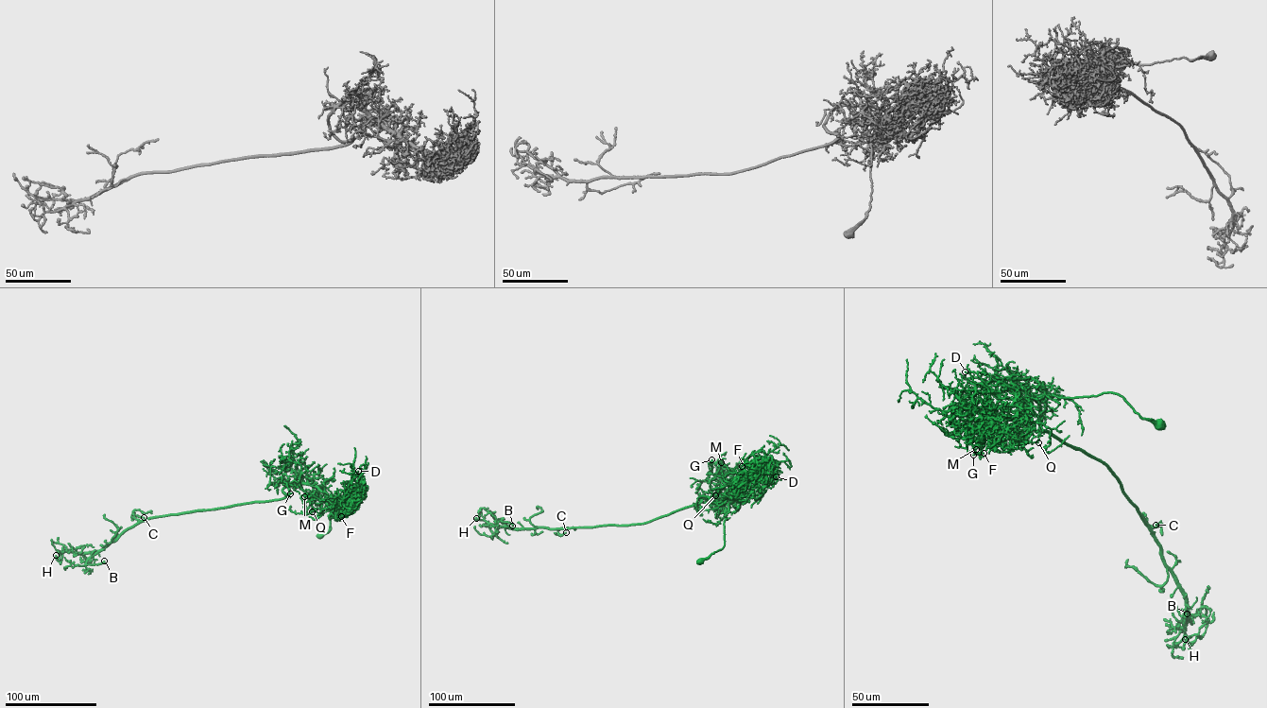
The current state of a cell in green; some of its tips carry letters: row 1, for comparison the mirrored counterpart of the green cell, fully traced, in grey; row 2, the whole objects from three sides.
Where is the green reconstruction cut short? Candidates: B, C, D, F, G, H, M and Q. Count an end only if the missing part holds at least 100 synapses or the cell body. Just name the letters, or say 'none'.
none

